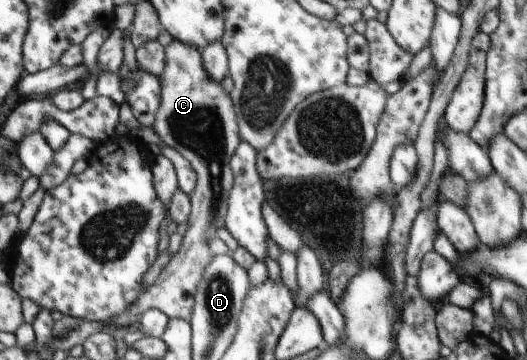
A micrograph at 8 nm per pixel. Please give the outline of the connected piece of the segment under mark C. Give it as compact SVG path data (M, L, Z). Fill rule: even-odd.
M172 40L169 45L164 47L165 54L165 69L159 77L160 91L160 106L156 113L153 129L169 147L176 149L189 163L193 166L197 174L195 189L190 196L191 213L188 219L188 229L182 237L179 250L174 253L166 267L163 268L161 274L156 279L156 282L150 286L147 291L142 293L127 310L117 314L106 323L112 323L115 326L114 333L120 328L131 325L137 321L137 318L145 310L151 308L160 309L168 319L181 318L185 321L190 321L192 309L194 308L194 295L198 288L198 283L201 281L204 269L211 263L214 258L209 249L209 241L220 236L220 231L225 225L225 216L228 212L228 197L234 186L234 175L230 166L230 161L234 151L240 144L242 139L238 134L238 123L236 113L233 109L233 102L230 94L226 93L221 84L218 84L205 73L201 51L196 47L187 45L179 40Z

